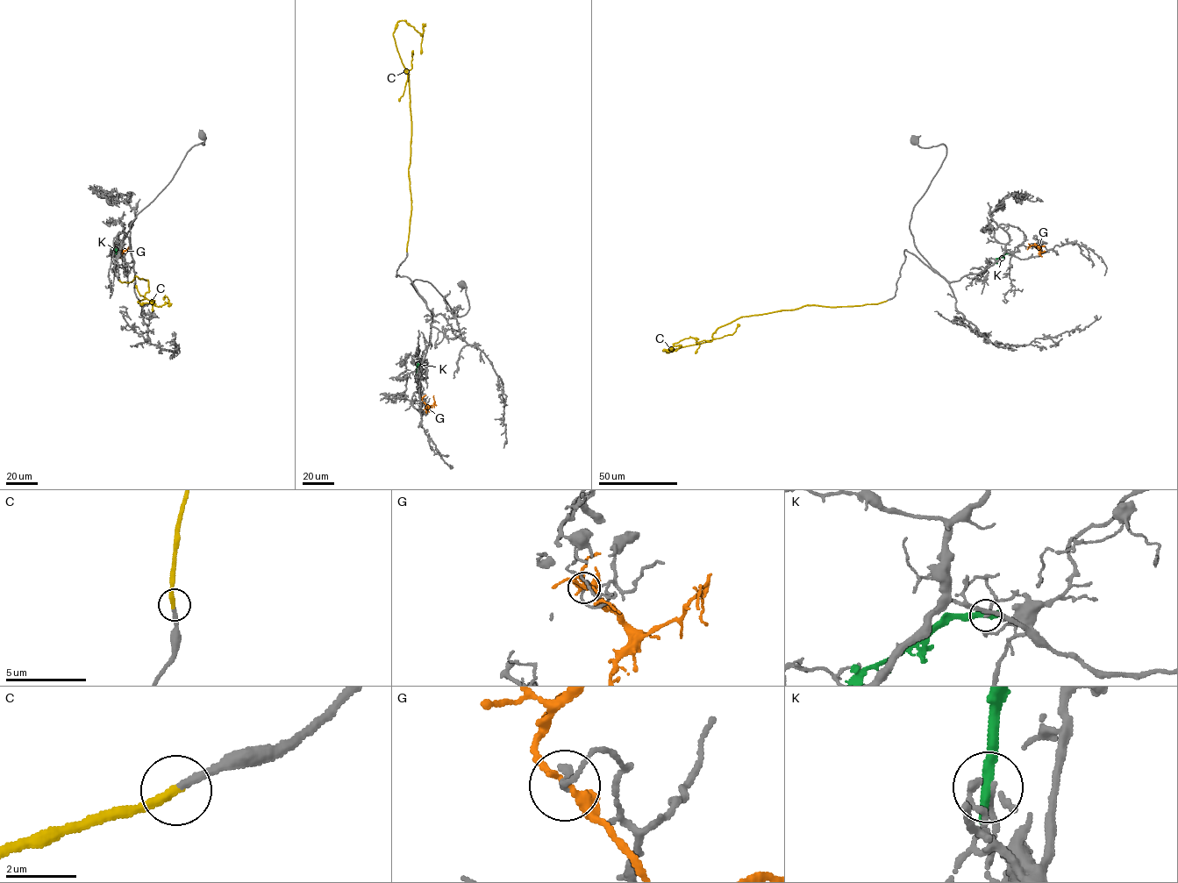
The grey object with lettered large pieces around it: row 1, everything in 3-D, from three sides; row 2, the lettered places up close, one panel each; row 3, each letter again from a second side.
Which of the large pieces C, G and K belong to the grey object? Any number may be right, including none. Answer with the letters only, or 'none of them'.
C

